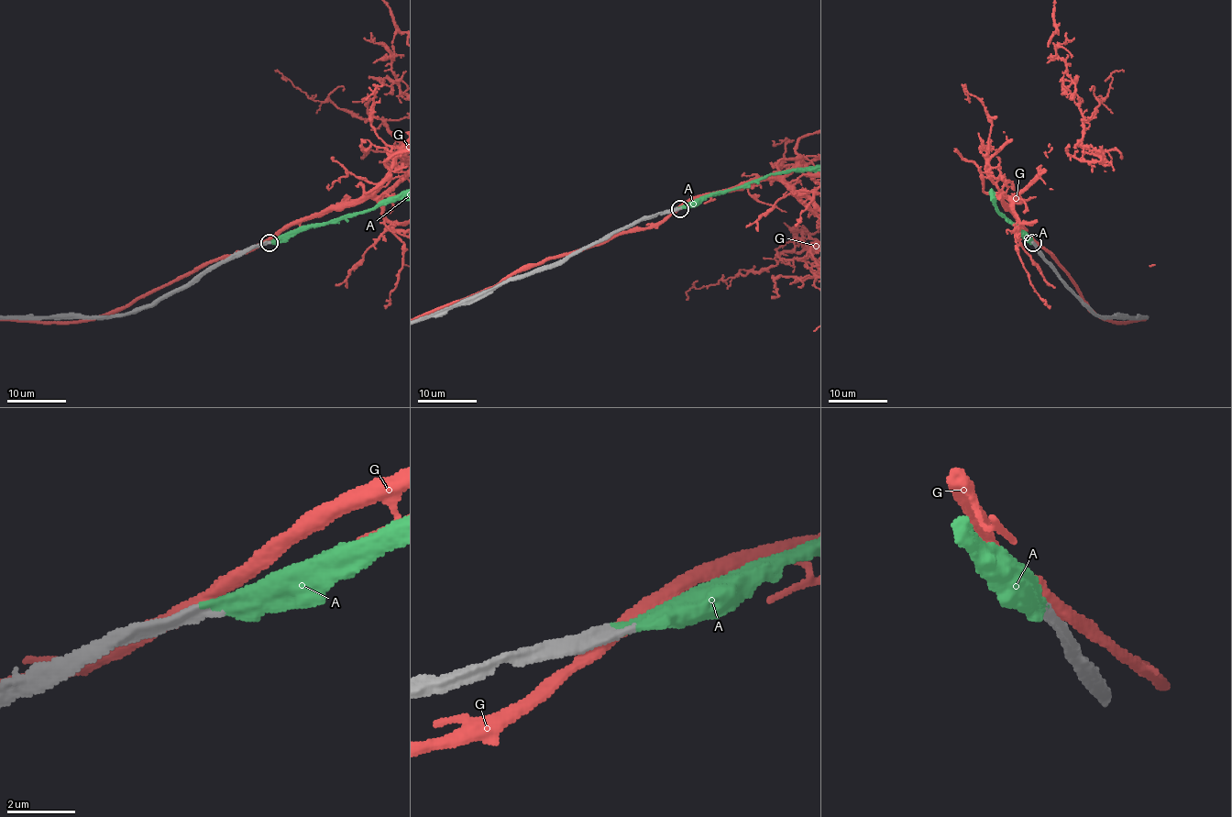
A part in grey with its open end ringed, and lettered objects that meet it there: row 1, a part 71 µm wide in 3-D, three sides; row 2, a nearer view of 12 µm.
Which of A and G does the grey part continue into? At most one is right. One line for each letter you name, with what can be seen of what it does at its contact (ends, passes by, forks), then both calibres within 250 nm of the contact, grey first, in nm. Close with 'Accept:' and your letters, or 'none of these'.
A: It ends there. Thickness 380 nm (grey) against 400 nm
Accept: A

